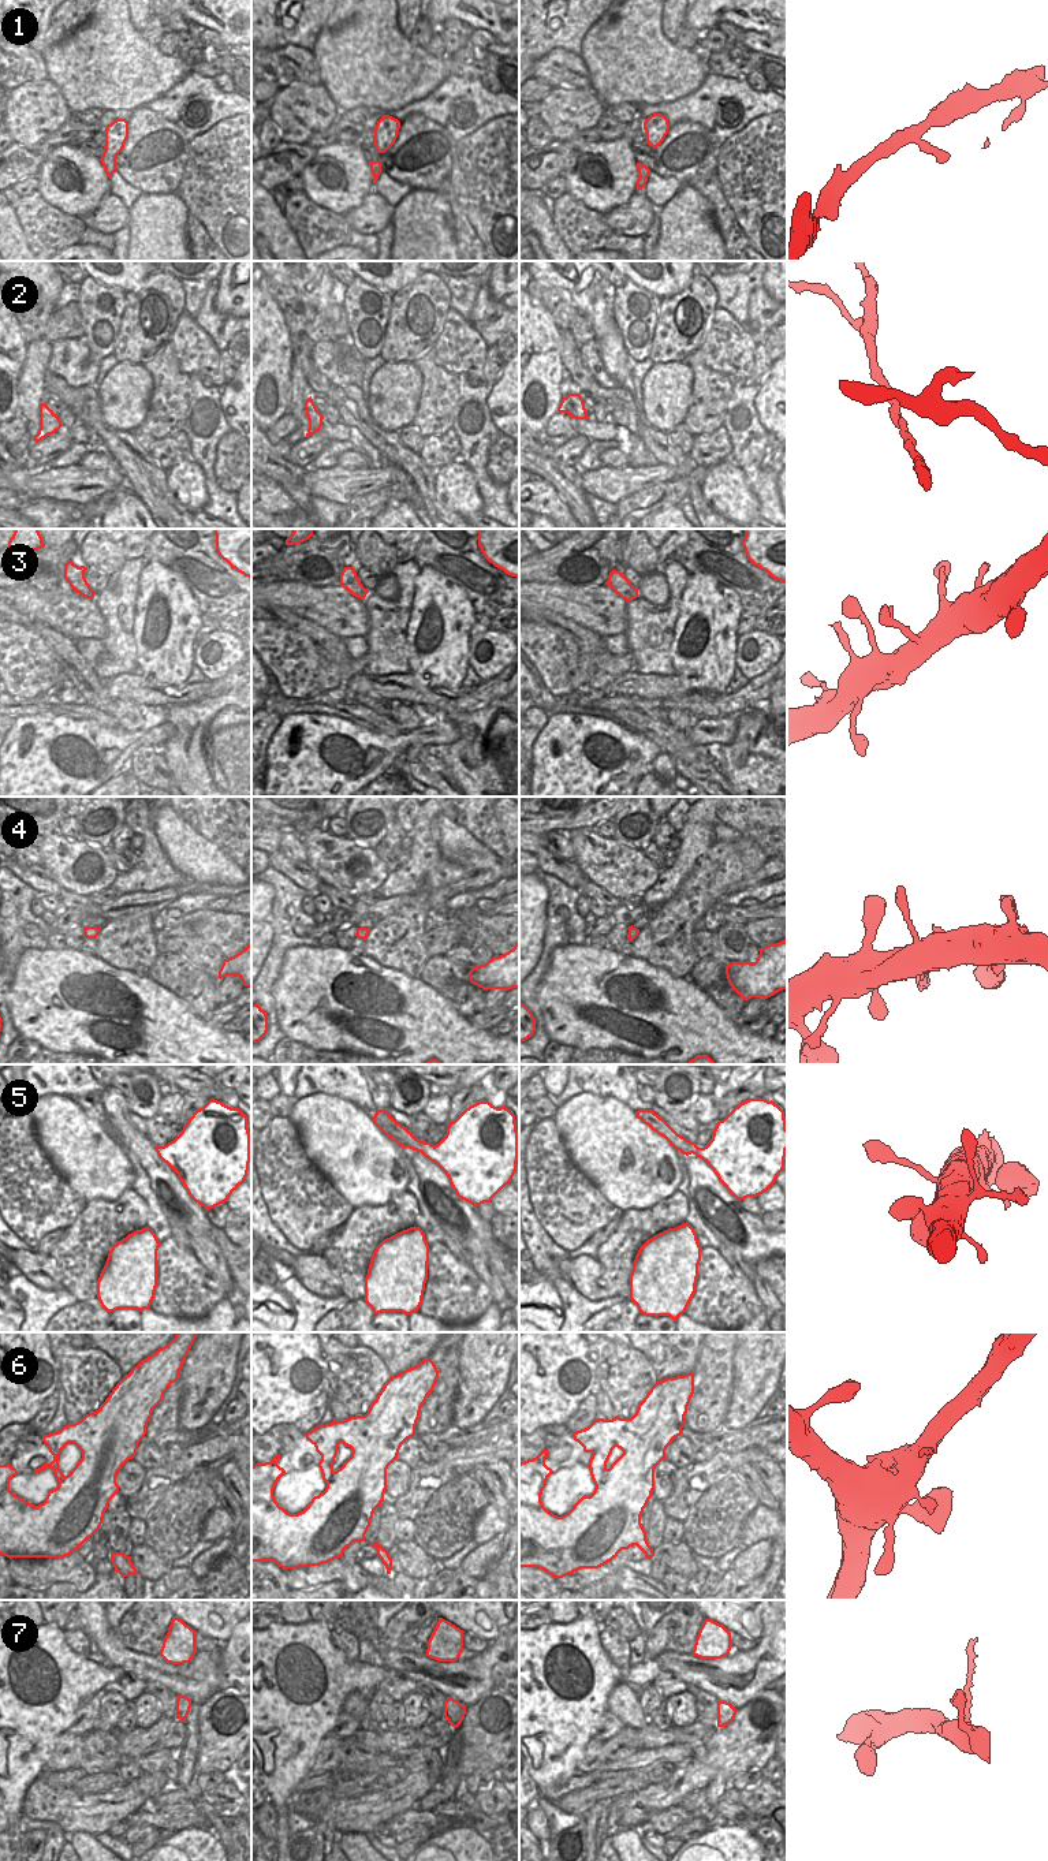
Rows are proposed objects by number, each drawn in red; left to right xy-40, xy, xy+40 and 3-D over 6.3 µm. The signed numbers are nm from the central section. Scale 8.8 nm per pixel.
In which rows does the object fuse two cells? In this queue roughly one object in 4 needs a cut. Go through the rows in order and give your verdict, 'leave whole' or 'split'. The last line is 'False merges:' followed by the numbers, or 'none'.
1: leave whole
2: leave whole
3: leave whole
4: leave whole
5: leave whole
6: leave whole
7: leave whole
False merges: none

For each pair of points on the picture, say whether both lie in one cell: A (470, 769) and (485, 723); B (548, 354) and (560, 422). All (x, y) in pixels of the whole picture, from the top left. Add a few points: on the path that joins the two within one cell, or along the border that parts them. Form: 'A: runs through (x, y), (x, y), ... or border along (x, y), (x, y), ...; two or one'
A: runs through (480, 759), (480, 734); one
B: border along (558, 411), (551, 416), (543, 431); two

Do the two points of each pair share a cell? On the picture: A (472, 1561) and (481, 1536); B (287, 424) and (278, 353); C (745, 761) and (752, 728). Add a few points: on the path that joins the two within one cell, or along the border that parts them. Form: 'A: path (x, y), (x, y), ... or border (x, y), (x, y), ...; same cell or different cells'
A: border (500, 1533), (478, 1546); different cells
B: border (287, 411), (265, 432); different cells
C: path (752, 753), (752, 737); same cell

